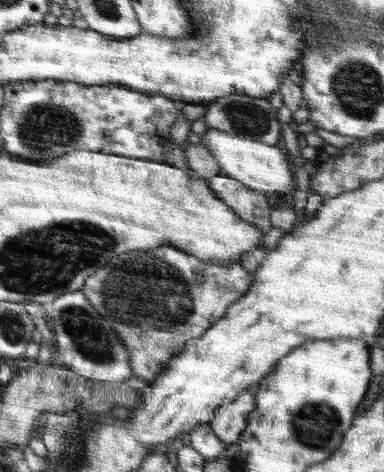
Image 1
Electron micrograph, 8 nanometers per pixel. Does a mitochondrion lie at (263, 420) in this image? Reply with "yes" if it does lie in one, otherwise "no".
no

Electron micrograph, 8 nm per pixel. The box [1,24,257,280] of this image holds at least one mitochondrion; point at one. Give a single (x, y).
(45, 128)

